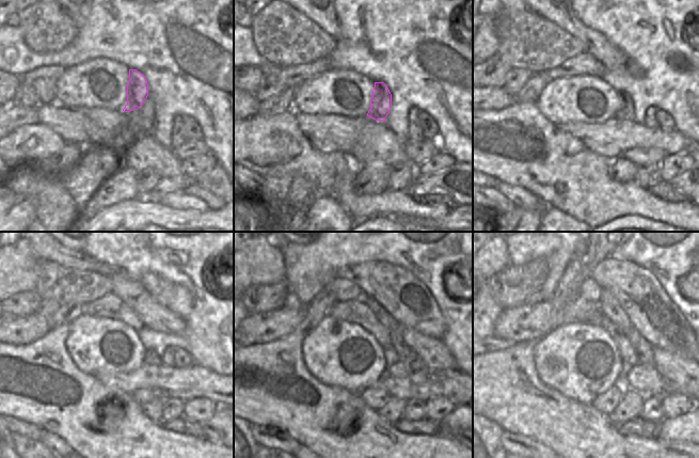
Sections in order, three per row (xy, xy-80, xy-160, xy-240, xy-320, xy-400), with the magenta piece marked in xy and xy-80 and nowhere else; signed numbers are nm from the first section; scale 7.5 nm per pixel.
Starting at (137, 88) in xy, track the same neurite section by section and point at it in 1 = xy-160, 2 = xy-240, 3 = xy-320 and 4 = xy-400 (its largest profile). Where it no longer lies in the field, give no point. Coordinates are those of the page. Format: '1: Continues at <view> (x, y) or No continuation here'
1: Continues at xy-160 (626, 112)
2: Continues at xy-240 (151, 358)
3: Continues at xy-320 (399, 369)
4: Continues at xy-400 (647, 380)

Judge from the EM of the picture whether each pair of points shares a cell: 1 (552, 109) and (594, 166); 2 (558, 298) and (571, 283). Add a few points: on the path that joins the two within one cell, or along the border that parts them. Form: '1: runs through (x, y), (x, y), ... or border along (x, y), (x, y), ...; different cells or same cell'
1: border along (537, 107), (555, 125); different cells
2: runs through (561, 295), (568, 286); same cell

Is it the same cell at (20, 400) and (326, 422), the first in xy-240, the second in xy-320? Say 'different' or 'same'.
same

